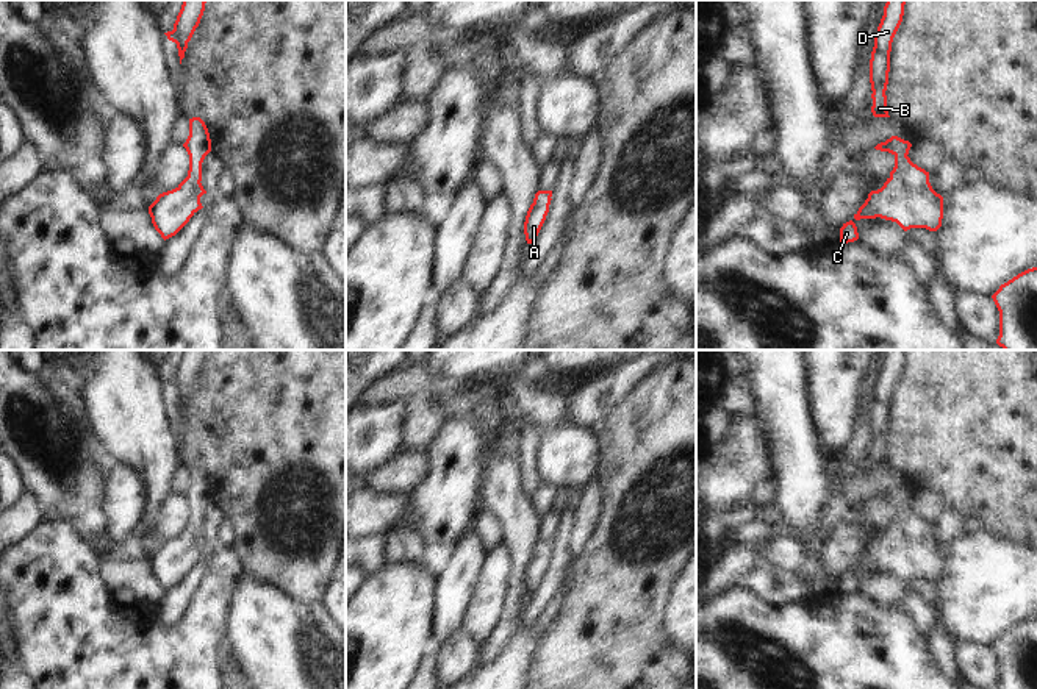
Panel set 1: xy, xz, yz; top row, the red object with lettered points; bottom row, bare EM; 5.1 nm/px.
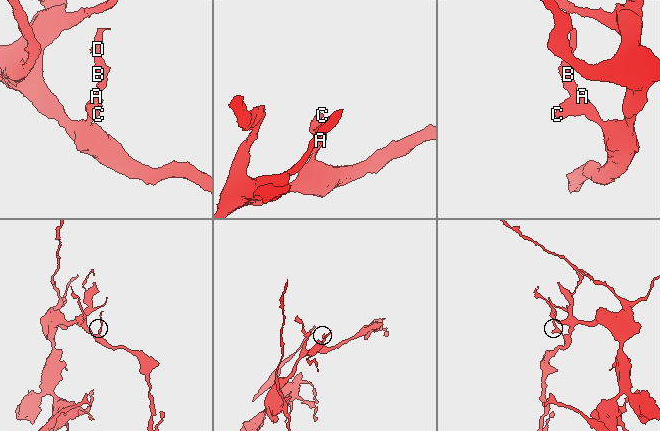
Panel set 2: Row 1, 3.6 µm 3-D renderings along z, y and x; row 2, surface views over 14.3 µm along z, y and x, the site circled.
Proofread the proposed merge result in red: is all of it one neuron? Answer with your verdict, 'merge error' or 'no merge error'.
no merge error

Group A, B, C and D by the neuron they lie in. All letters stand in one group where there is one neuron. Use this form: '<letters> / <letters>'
A B C D

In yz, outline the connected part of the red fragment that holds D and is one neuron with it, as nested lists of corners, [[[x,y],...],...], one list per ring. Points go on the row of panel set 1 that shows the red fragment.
[[[887,0],[884,16],[874,36],[870,59],[871,112],[874,117],[890,117],[887,111],[887,84],[890,72],[890,52],[893,37],[902,22],[906,0]]]

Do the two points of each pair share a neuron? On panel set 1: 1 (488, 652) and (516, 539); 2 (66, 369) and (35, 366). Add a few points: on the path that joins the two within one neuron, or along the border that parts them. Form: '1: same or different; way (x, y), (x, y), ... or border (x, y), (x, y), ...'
1: same; way (507, 624), (516, 589), (518, 567)
2: different; border (46, 366), (36, 374)

